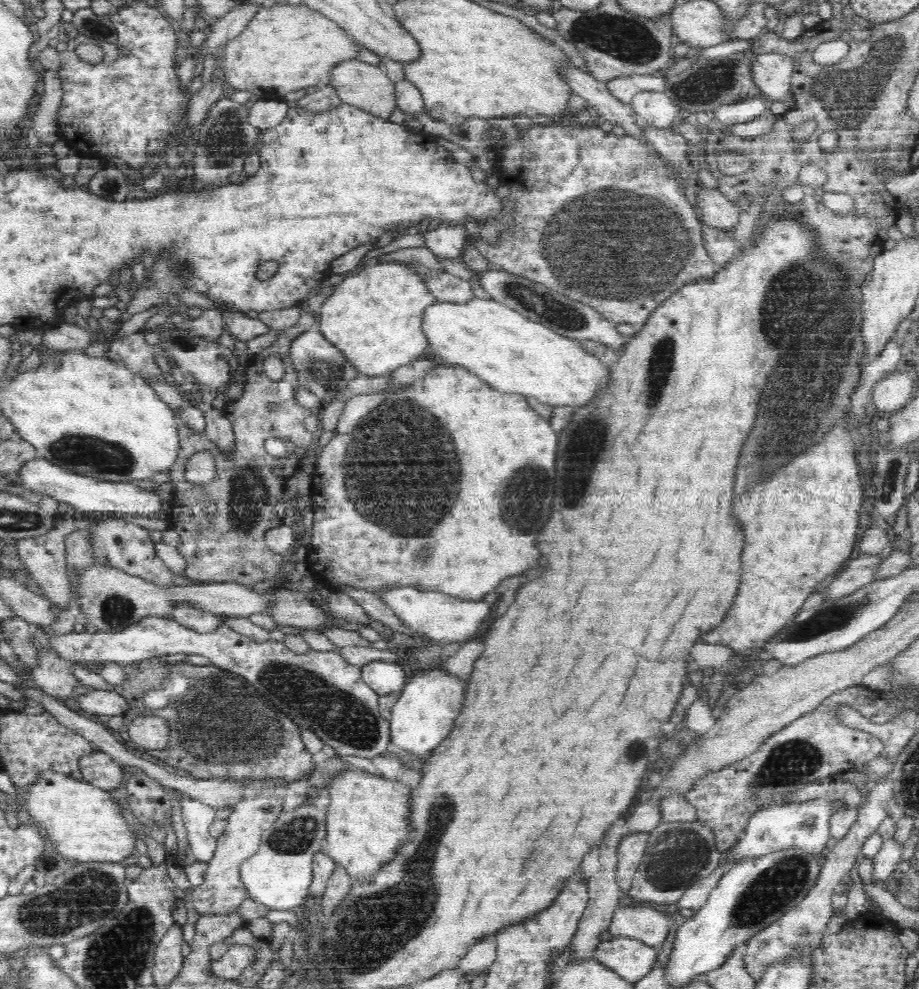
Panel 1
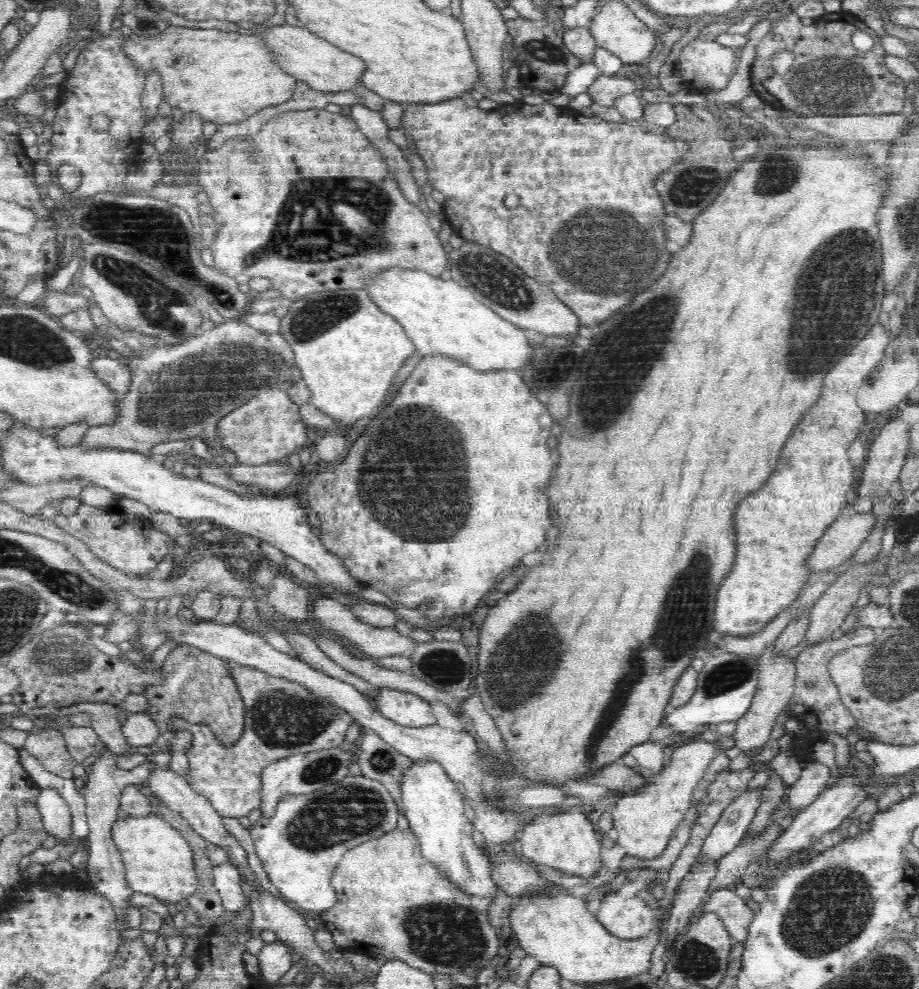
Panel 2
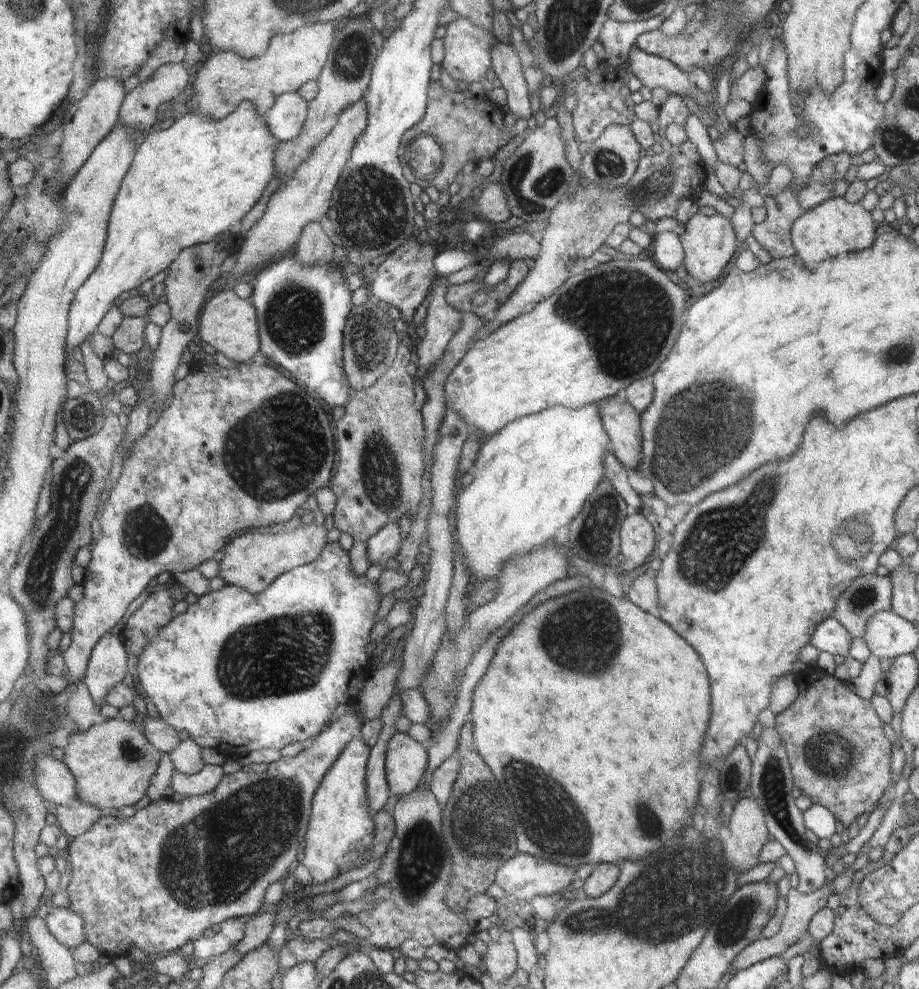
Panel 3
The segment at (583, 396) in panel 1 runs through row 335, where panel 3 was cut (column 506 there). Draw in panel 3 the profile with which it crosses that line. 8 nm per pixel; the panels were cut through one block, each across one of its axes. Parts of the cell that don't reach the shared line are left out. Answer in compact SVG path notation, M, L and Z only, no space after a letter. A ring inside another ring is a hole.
M593 403L592 405L587 405L580 409L570 409L559 405L549 407L545 411L538 412L537 414L515 419L513 422L506 424L506 427L503 427L496 435L482 442L477 460L473 465L475 471L474 480L472 480L472 484L463 488L459 493L456 506L458 517L456 518L455 530L461 549L461 554L458 558L465 561L465 566L469 571L468 593L480 579L495 578L499 568L513 555L520 555L535 547L548 544L548 542L552 541L552 538L555 538L554 534L556 534L562 526L566 526L566 524L580 512L584 500L592 494L592 490L594 490L594 488L598 486L598 482L602 480L602 456L606 456L606 453L611 449L611 441L603 425L603 418L599 413L599 406L600 403Z

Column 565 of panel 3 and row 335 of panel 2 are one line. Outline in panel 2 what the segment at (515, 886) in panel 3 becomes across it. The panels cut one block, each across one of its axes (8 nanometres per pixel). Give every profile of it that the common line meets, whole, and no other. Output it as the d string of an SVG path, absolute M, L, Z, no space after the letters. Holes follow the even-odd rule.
M873 326L864 339L832 367L824 378L822 396L801 416L788 437L788 442L784 444L780 462L774 474L768 478L768 484L764 484L764 488L756 492L752 500L744 500L744 504L740 504L740 512L736 512L736 572L732 572L732 576L728 576L724 584L720 584L713 614L716 632L730 636L750 636L760 632L776 619L780 612L795 604L800 590L807 584L808 578L811 578L813 572L812 568L808 567L807 559L826 529L846 506L848 490L853 490L855 468L850 463L847 450L852 446L852 442L859 438L859 430L864 427L867 416L857 404L857 395L866 378L883 359L889 342L884 326Z

